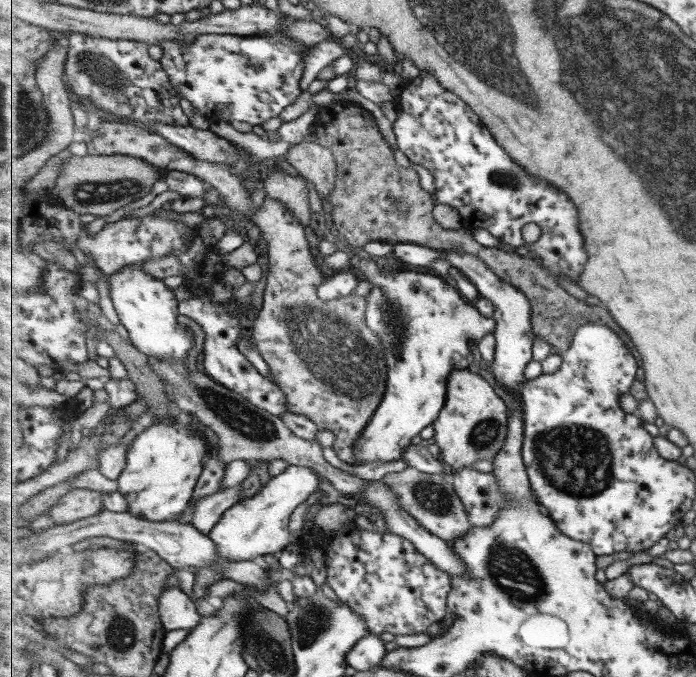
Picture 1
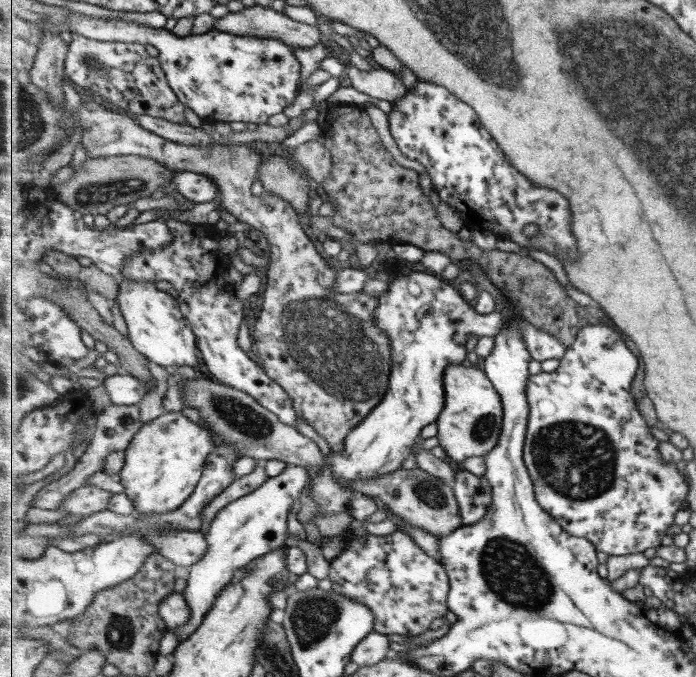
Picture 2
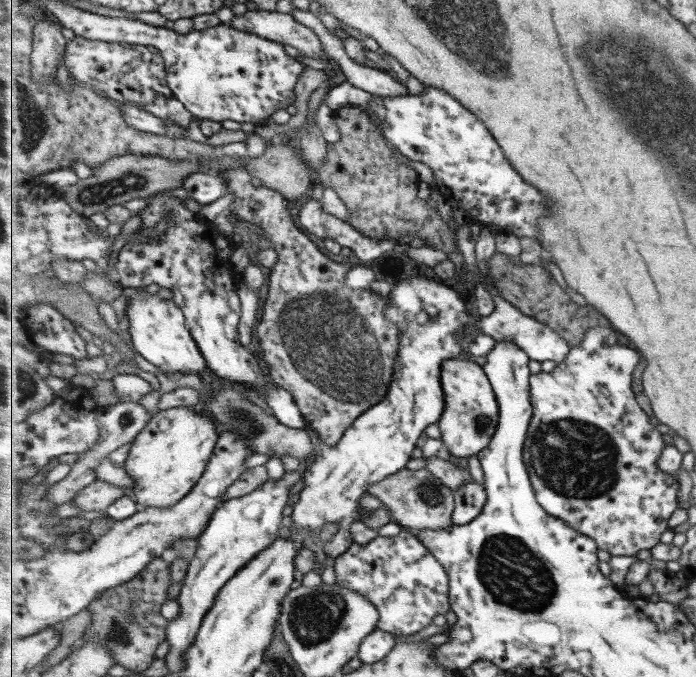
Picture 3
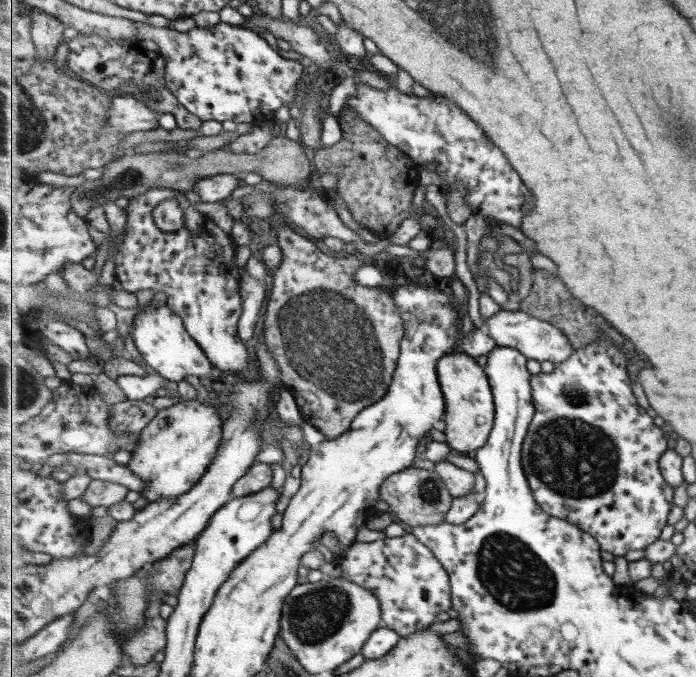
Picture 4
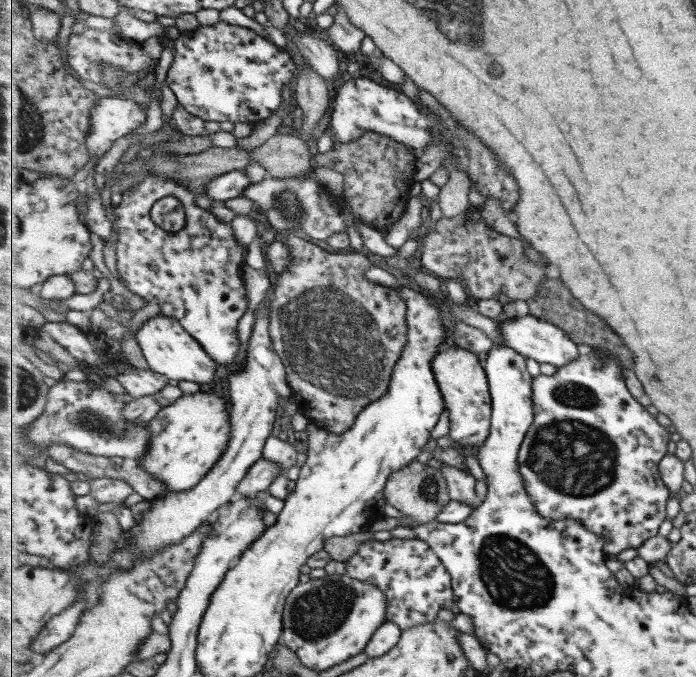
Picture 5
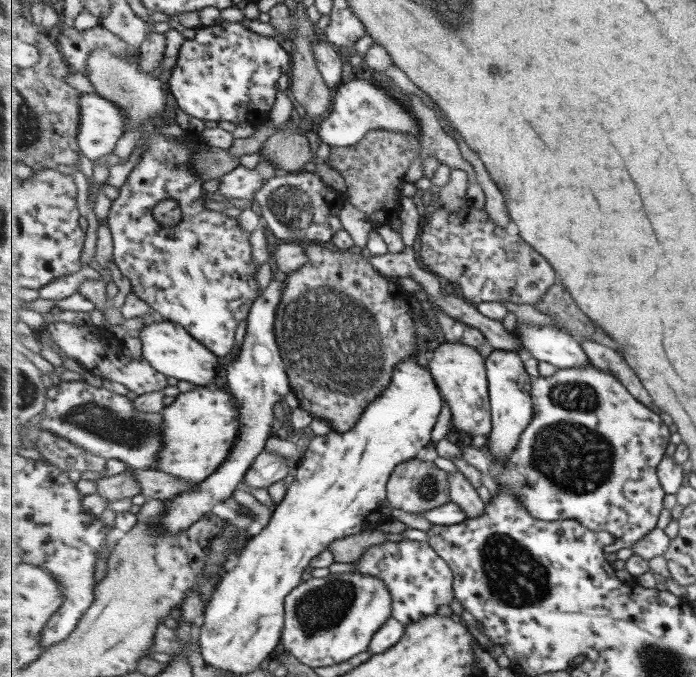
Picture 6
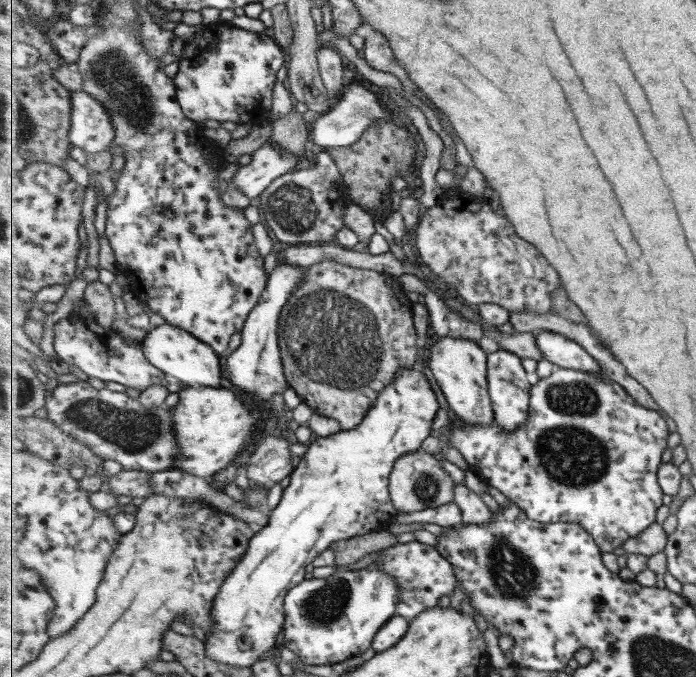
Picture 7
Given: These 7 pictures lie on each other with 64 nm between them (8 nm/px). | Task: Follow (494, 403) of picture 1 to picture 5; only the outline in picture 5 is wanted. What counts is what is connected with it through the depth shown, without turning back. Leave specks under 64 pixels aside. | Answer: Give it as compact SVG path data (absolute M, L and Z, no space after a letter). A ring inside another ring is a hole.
M457 345L445 348L433 359L433 372L437 384L444 393L444 402L449 412L449 433L451 443L455 446L476 445L487 442L492 430L492 393L488 381L488 372L476 352Z

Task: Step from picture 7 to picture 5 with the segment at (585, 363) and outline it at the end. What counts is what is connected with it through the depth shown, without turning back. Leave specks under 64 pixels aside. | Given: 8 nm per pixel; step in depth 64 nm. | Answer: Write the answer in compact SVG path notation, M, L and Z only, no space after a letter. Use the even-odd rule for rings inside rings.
M531 314L499 321L499 331L503 335L505 346L516 349L527 359L547 362L556 368L567 366L581 356L577 343L562 328Z

